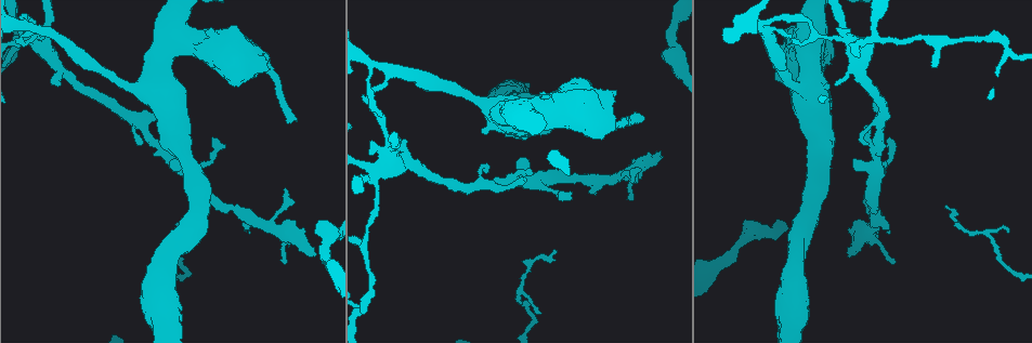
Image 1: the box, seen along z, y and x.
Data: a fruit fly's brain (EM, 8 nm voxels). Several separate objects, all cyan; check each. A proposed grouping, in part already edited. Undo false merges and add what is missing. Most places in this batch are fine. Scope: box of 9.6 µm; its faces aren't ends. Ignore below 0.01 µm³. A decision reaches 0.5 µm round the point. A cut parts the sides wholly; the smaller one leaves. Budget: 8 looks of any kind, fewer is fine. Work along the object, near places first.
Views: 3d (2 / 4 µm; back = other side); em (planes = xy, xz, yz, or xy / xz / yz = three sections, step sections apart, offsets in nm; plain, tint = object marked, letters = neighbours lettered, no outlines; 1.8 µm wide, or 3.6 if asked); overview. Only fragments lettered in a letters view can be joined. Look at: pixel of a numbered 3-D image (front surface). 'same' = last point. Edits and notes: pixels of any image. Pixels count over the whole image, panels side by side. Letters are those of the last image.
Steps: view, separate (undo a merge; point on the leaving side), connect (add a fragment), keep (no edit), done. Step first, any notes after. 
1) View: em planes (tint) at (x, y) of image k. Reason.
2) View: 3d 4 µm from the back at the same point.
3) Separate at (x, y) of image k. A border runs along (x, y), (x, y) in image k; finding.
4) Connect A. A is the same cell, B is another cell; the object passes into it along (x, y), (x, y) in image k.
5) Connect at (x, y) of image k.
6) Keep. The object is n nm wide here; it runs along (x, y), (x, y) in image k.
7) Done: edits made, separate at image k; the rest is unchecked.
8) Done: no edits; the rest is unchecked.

View: em planes (letters) at (553, 249) of image 1.

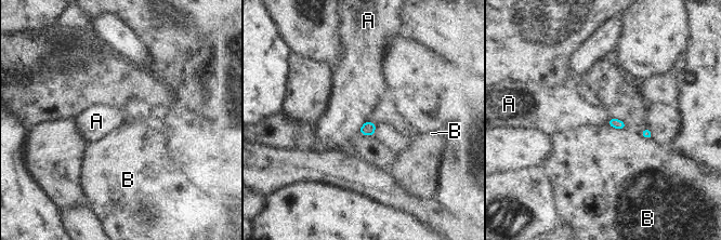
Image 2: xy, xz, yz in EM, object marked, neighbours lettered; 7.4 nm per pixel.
Keep. The longest contact is with B, 150 nm; A and B are other cells; a border runs along (366, 120), (358, 130) in image 2; none of them fits.

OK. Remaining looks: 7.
View: 3d 4 µm at (141, 125) of image 1. Calibre changes.

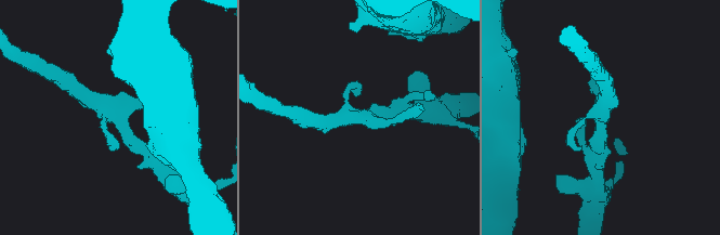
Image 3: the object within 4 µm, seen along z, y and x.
View: em xy step 8 (letters) at (598, 117) of image 3.

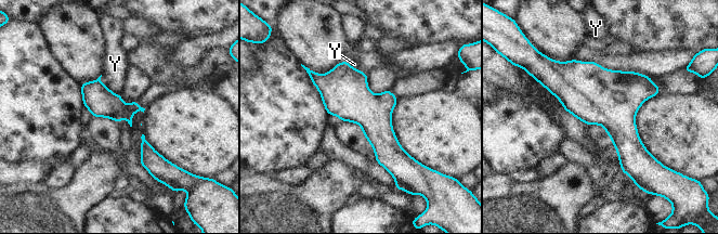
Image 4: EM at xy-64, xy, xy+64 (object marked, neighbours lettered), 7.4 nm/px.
View: em xz step 4 (letters) at the same point. Cut it another way.

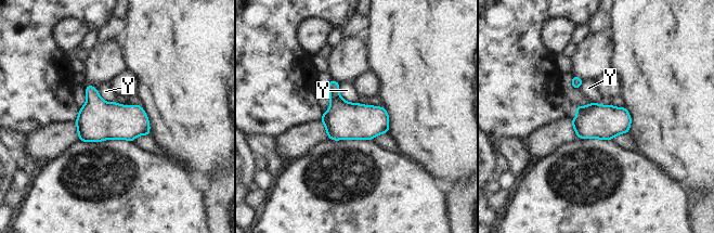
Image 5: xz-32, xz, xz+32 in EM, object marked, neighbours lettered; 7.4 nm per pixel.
Keep. The longest contact is with Y, 200 nm; Y is another cell; a border runs along (338, 83), (339, 94), (356, 102) in image 5; continuous, no second cell.

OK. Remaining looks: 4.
View: 3d 4 µm from the back at (389, 159) of image 1. Sharp bend.

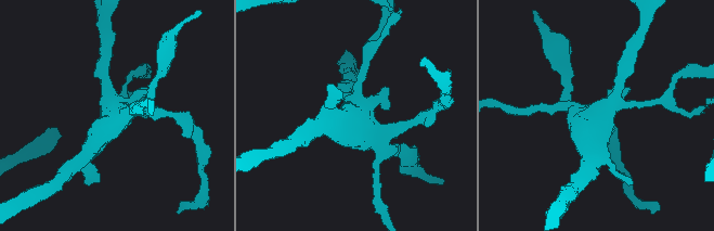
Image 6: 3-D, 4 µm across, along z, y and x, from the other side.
View: em yz step 8 (tint) at (112, 116) of image 6.

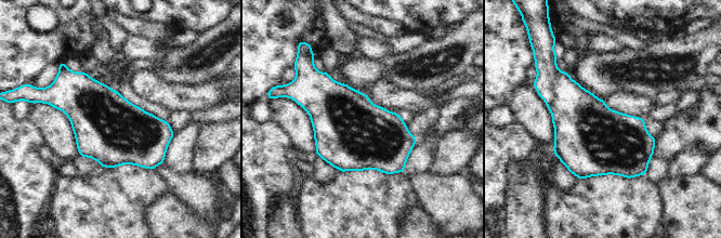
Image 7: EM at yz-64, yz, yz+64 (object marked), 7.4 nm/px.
View: em planes (letters) at the same point.

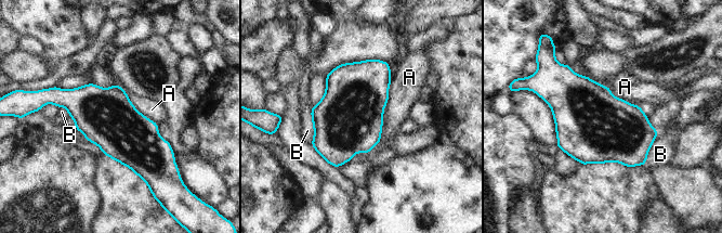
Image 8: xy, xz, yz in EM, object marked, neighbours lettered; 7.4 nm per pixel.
Keep. The longest contact is with A, 500 nm; A and B are other cells; a border runs along (392, 77), (379, 142) in image 8; all the same cell.

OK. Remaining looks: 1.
Done: no edits; the rest is unchecked.

